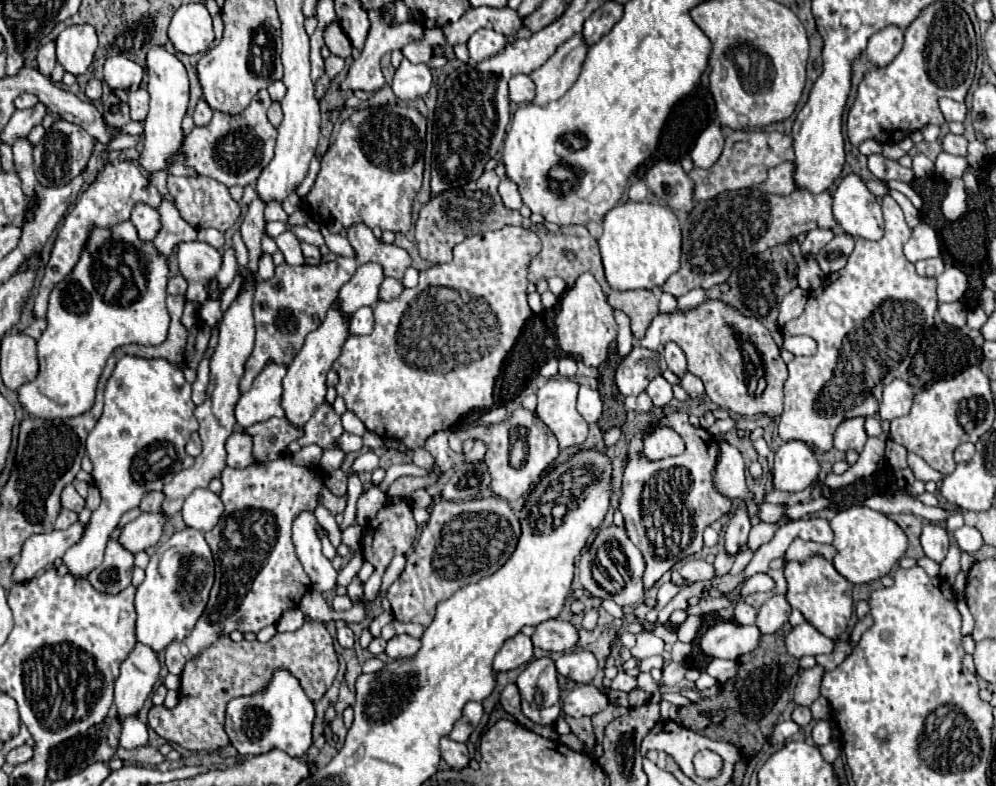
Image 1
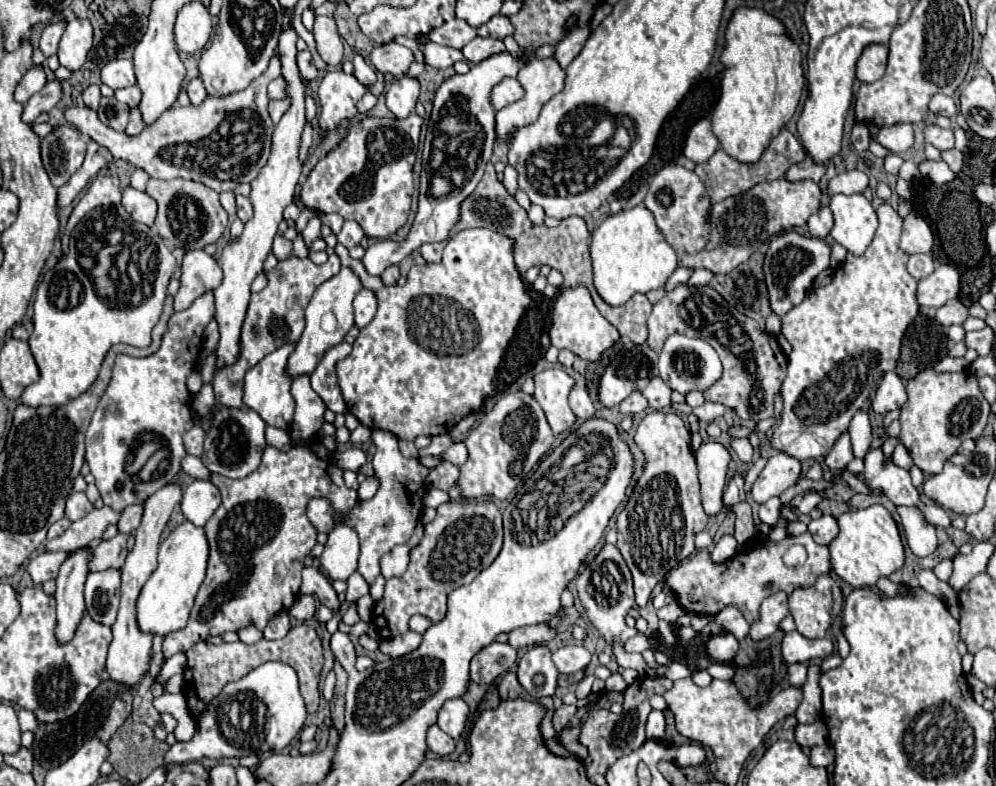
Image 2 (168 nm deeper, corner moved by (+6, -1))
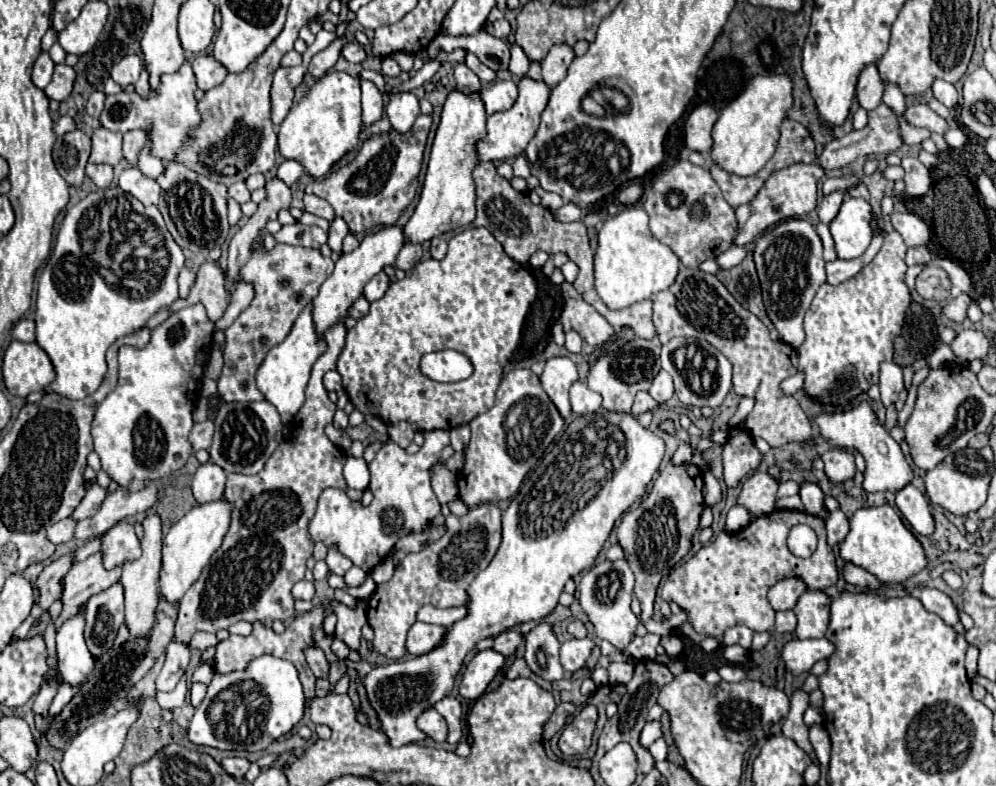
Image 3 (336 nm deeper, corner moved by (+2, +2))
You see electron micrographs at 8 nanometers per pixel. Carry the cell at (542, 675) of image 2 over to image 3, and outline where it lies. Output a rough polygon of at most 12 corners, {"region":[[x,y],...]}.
{"region":[[552,624],[526,634],[526,662],[544,680],[562,680]]}

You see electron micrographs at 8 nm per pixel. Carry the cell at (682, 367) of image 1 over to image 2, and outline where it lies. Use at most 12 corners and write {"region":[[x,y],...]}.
{"region":[[672,335],[660,351],[664,383],[682,395],[722,375],[704,339]]}

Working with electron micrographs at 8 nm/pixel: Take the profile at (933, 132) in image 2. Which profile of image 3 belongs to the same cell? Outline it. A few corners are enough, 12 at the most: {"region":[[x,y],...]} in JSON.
{"region":[[926,104],[906,106],[902,118],[944,134],[948,124]]}

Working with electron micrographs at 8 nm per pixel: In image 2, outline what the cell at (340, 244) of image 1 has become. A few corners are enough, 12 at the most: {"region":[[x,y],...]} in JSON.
{"region":[[464,229],[386,287],[336,363],[398,439],[494,395],[528,289],[512,237]]}

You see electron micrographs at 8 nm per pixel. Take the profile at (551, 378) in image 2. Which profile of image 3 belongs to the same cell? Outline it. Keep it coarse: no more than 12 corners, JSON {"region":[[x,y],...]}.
{"region":[[554,356],[540,376],[560,414],[572,414],[568,390],[578,380],[568,356]]}

